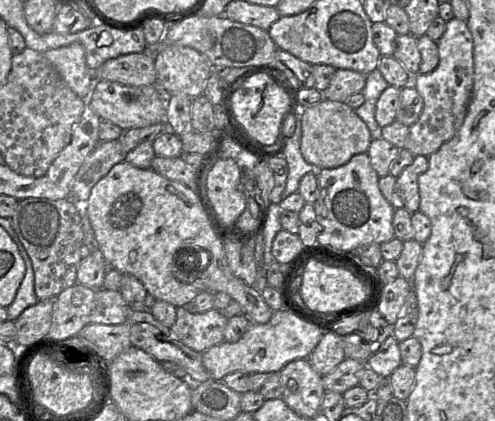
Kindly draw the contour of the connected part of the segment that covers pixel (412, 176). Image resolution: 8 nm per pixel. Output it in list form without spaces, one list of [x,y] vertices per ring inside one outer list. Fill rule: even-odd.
[[[414,156],[413,162],[396,177],[397,193],[403,202],[403,207],[410,213],[419,211],[418,177],[427,169],[428,156]]]

